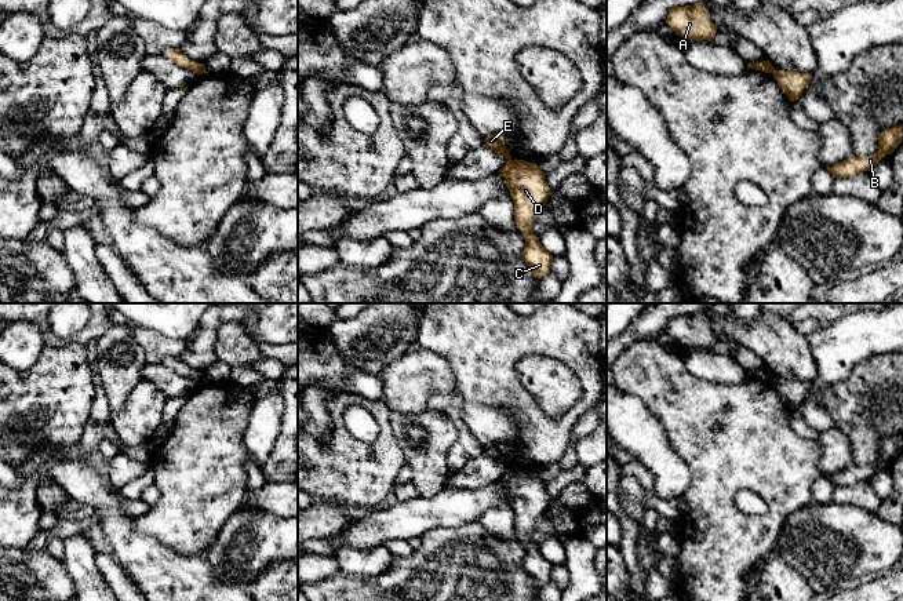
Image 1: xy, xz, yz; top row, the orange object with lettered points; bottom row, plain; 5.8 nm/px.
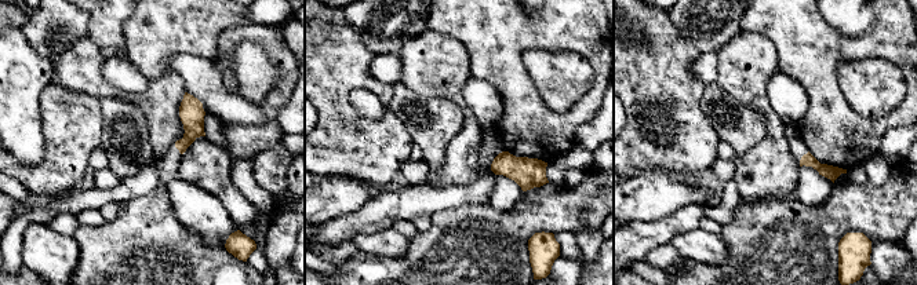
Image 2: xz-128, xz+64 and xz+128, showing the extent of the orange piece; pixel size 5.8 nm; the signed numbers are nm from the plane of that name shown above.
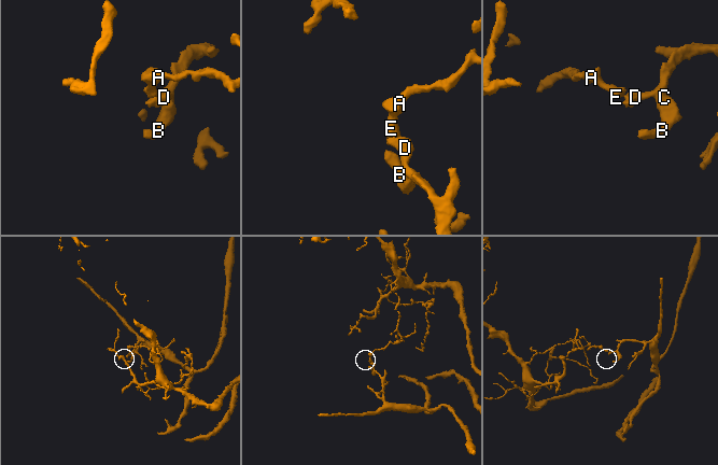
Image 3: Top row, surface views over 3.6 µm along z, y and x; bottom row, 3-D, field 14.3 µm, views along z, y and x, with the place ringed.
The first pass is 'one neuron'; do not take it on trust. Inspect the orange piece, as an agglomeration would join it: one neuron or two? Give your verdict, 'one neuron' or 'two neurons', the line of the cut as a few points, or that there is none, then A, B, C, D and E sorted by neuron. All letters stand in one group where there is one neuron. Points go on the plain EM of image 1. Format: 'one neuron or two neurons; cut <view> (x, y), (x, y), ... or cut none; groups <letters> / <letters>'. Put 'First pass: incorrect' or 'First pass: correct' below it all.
two neurons; cut xz (512, 469), (508, 472); groups A E / B C D
First pass: incorrect

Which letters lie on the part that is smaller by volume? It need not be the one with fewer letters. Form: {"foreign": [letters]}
{"foreign": ["A", "E"]}

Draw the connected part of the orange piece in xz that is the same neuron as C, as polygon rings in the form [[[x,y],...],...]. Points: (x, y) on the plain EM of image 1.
[[[511,469],[500,478],[506,495],[514,511],[514,531],[525,546],[522,568],[538,587],[550,582],[553,564],[539,551],[532,542],[532,533],[538,521],[546,514],[551,502],[545,489],[545,481],[525,469]]]

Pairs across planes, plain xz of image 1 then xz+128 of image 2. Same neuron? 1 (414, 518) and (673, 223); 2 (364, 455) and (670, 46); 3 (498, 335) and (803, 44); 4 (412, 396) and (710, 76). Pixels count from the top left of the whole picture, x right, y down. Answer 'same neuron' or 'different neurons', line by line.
1: same neuron
2: same neuron
3: same neuron
4: different neurons

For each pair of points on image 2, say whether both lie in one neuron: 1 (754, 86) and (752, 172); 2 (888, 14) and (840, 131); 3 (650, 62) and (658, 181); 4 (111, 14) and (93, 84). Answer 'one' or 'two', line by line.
1: one
2: one
3: two
4: two

